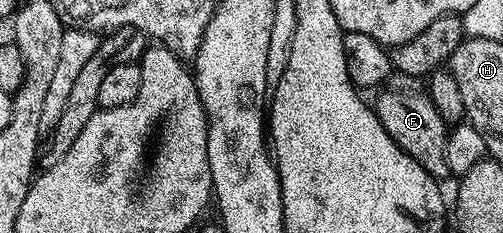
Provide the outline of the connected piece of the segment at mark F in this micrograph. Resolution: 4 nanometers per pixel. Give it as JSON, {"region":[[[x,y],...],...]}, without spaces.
{"region":[[[390,90],[391,92],[380,91],[379,97],[373,100],[373,107],[381,126],[413,158],[420,166],[436,180],[443,182],[451,176],[449,162],[445,156],[445,146],[447,145],[447,133],[449,125],[446,120],[441,118],[437,106],[433,106],[430,96],[422,91],[416,90]]]}

